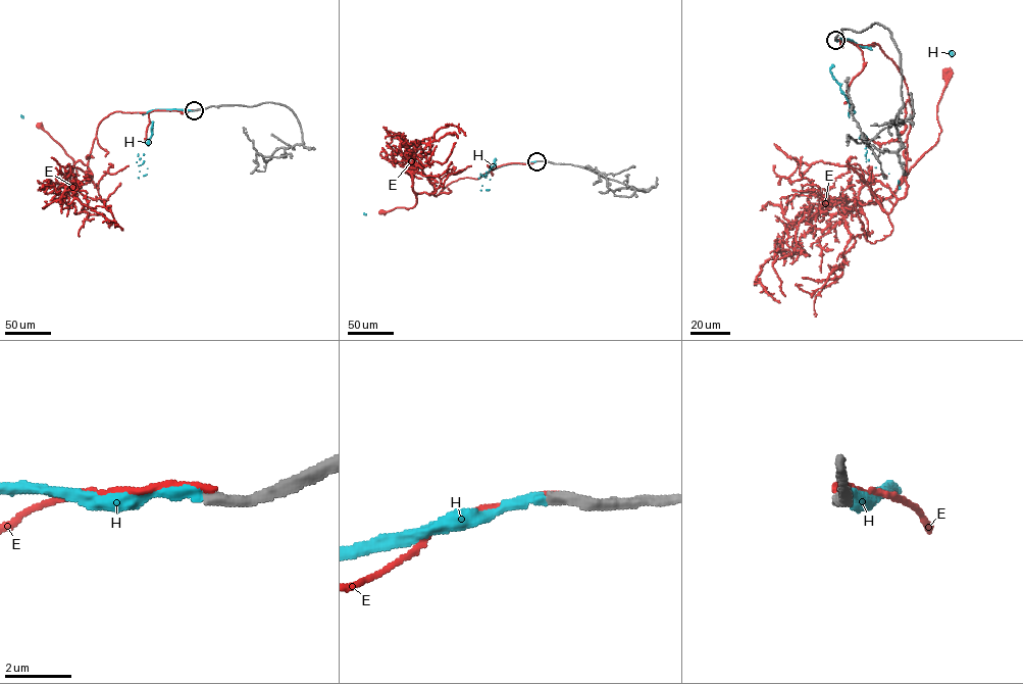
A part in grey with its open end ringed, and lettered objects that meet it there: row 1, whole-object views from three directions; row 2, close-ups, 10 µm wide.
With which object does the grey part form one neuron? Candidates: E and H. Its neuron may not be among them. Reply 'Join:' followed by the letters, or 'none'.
Join: H

